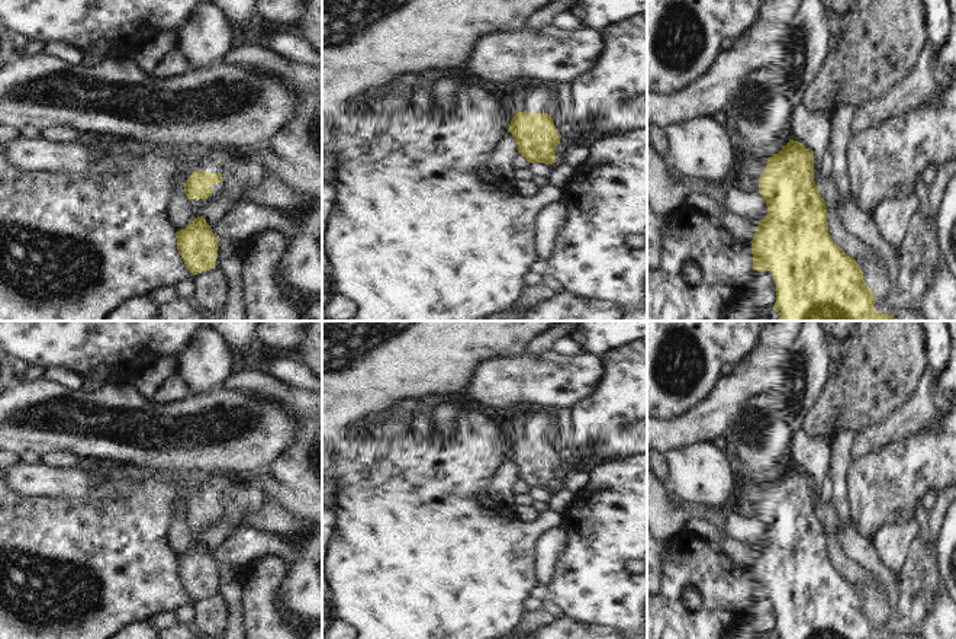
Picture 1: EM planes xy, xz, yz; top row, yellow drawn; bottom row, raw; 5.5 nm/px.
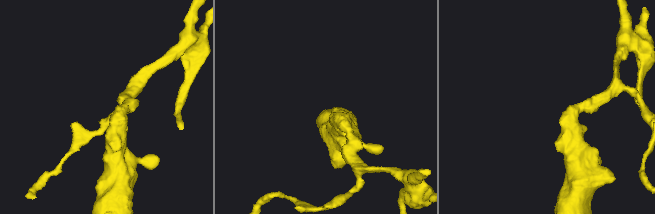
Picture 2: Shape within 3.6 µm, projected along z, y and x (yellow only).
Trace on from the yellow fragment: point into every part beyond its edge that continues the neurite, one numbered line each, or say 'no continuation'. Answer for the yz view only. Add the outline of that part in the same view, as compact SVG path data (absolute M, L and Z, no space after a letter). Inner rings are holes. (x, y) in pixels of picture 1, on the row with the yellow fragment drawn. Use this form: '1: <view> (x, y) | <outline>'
1: yz (753, 164) | M747 151L738 152L740 160L750 176L759 176L765 171L767 166L767 157L757 157Z

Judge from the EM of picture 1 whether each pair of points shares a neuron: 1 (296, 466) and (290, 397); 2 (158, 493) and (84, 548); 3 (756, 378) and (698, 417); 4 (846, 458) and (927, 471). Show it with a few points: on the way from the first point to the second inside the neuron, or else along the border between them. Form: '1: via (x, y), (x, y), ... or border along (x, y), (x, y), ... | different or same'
1: via (301, 449), (301, 414) | same
2: via (139, 511), (103, 548) | same
3: via (742, 384), (713, 411) | same
4: border along (855, 459), (849, 468), (847, 493) | different

